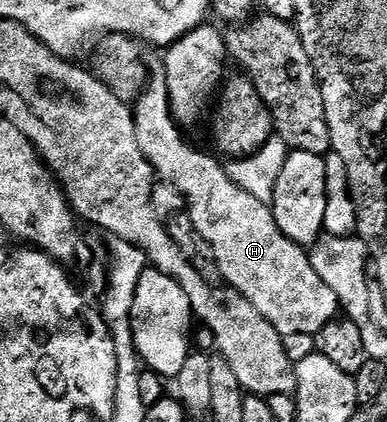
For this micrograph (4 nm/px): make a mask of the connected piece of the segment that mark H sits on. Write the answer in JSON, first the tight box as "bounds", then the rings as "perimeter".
{"bounds":[134,67,341,336],"perimeter":[[[156,67],[151,70],[148,84],[144,86],[140,97],[134,102],[134,118],[138,147],[142,147],[155,176],[159,180],[161,177],[162,180],[169,181],[188,200],[186,212],[194,221],[199,234],[210,243],[223,280],[227,284],[232,284],[236,288],[235,292],[245,297],[254,307],[254,311],[262,315],[262,319],[266,319],[283,336],[303,333],[315,335],[330,322],[337,320],[341,312],[339,300],[335,297],[334,291],[322,281],[318,272],[314,271],[305,246],[294,243],[289,237],[282,235],[271,208],[249,191],[243,190],[238,183],[232,182],[227,168],[211,152],[203,153],[202,150],[195,149],[190,142],[184,141],[183,135],[180,134],[183,133],[181,126],[176,124],[176,118],[172,116],[163,68]]]}

